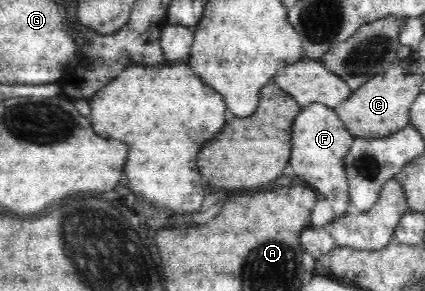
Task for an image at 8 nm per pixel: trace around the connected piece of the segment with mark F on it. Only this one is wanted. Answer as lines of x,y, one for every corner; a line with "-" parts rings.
315,102
303,107
292,122
291,168
299,176
295,180
315,187
315,192
332,203
337,215
345,215
350,205
350,188
344,169
344,156
353,140
351,133
334,109

